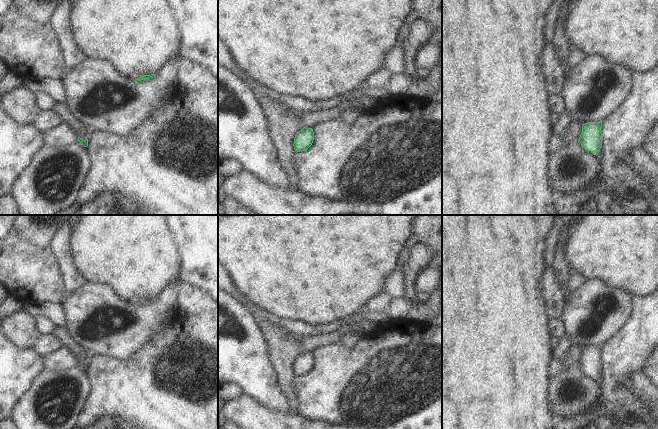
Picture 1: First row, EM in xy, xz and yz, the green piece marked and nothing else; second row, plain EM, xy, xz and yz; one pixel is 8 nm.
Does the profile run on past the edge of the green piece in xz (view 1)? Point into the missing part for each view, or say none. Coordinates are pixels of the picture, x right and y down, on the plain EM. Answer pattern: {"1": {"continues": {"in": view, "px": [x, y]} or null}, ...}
{"1": {"continues": null}}

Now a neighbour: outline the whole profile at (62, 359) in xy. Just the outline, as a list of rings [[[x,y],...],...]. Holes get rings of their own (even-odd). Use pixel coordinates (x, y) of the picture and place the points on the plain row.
[[[62,346],[57,351],[44,356],[43,363],[46,370],[62,371],[76,367],[78,360],[66,346]]]

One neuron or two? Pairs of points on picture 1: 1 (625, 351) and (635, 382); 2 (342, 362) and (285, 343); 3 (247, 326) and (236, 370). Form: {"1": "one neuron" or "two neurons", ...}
{"1": "two neurons", "2": "two neurons", "3": "one neuron"}

